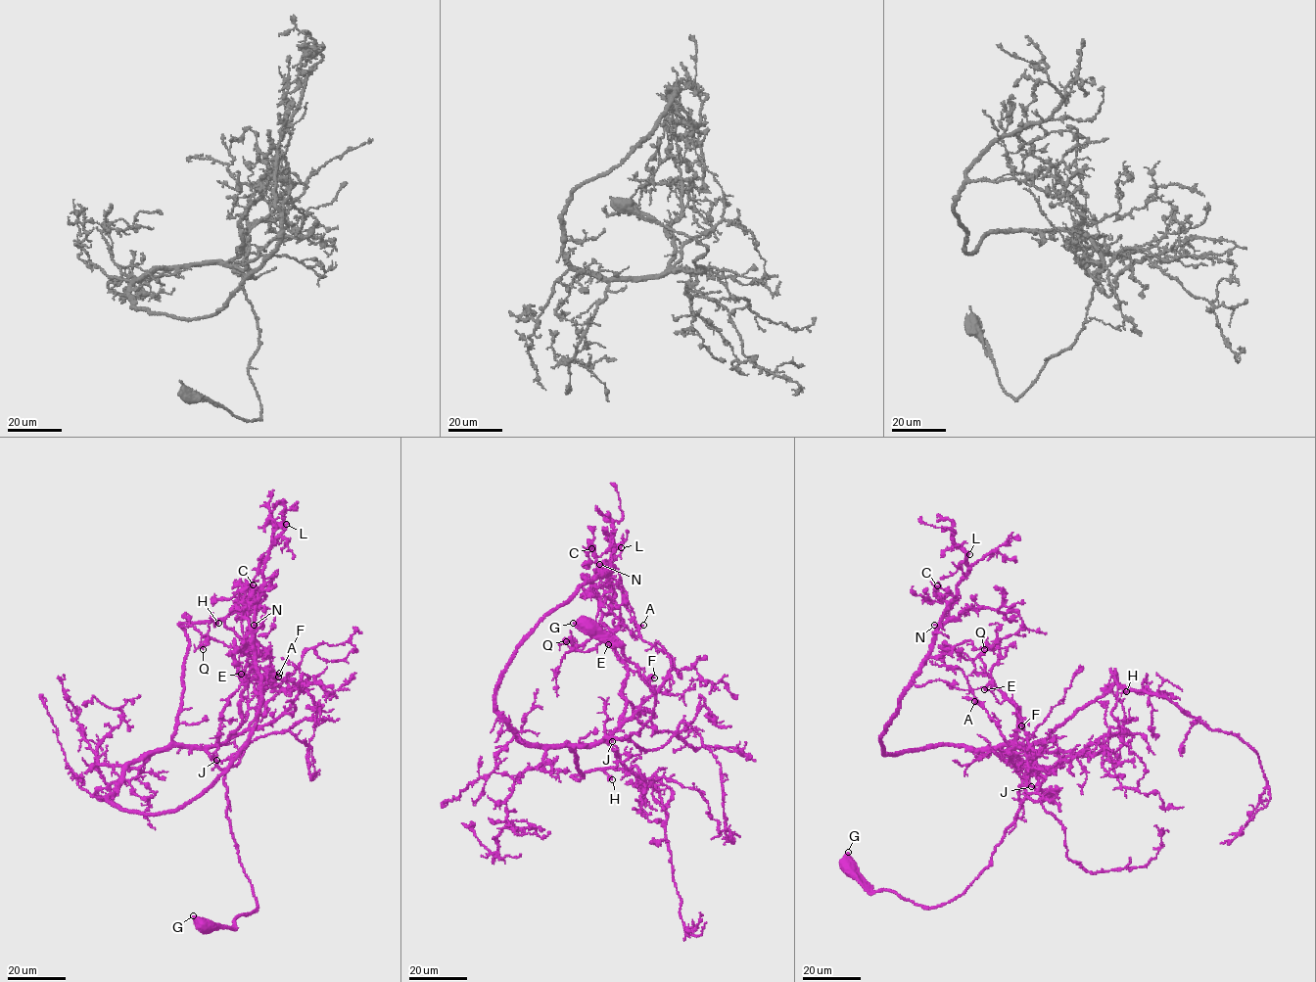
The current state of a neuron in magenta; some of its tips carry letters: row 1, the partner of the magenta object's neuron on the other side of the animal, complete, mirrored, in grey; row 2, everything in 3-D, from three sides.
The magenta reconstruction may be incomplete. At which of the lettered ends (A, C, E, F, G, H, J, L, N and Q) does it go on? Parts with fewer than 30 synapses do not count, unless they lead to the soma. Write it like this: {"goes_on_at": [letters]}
{"goes_on_at": ["E"]}

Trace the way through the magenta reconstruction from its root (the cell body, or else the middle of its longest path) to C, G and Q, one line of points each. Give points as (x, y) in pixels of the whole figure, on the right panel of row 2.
C: (848, 866), (871, 890), (948, 903), (988, 866), (1034, 772), (970, 690), (913, 683), (946, 607), (937, 585)
G: (848, 866), (848, 852)
Q: (848, 866), (931, 908), (988, 866), (1034, 772), (1015, 751), (1018, 707), (992, 678), (999, 648), (984, 649)

